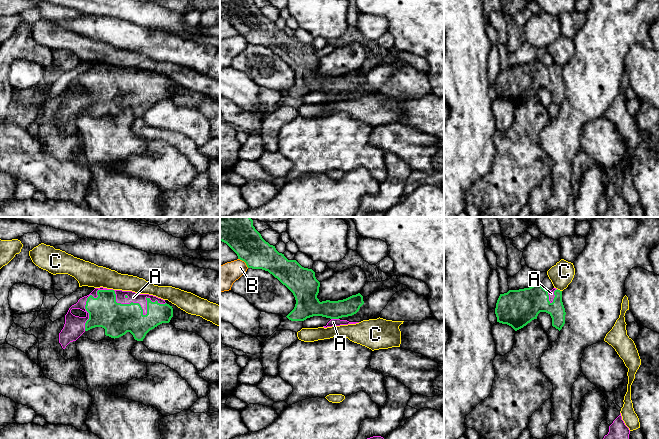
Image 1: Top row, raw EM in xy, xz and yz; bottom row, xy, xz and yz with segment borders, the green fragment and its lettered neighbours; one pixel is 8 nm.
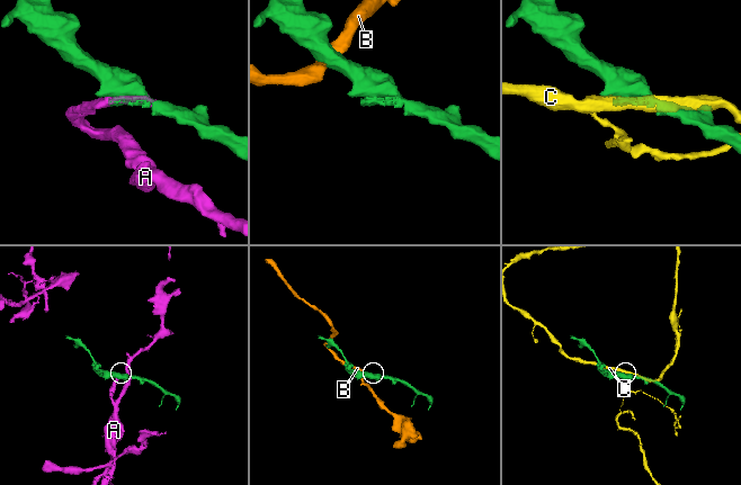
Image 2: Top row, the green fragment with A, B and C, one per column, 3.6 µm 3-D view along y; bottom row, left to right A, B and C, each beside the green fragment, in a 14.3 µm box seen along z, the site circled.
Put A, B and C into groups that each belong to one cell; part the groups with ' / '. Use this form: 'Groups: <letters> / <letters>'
Groups: A / B / C

